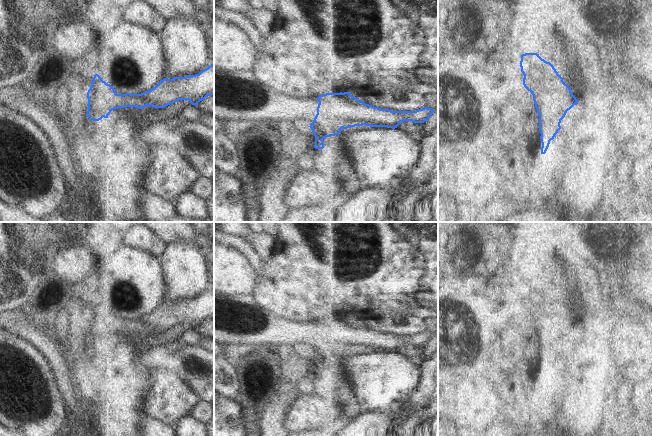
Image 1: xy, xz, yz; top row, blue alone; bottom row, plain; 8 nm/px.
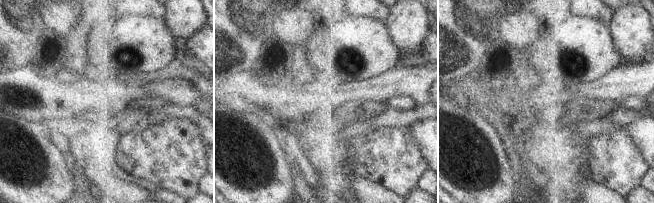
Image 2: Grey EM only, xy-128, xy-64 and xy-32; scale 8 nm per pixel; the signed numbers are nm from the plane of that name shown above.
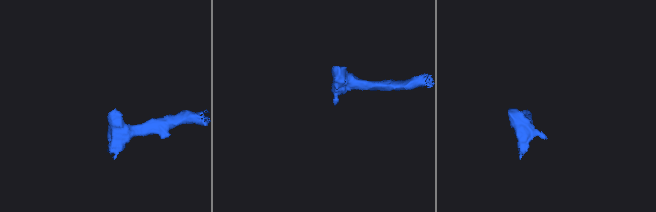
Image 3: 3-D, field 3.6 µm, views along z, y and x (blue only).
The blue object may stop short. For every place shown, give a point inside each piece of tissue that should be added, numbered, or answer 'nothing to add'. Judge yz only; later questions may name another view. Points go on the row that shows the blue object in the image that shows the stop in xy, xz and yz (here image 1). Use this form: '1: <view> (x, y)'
nothing to add

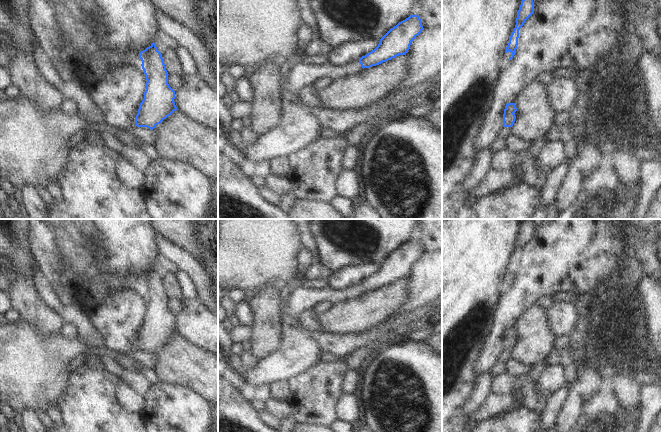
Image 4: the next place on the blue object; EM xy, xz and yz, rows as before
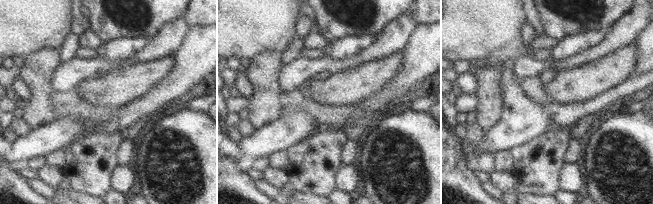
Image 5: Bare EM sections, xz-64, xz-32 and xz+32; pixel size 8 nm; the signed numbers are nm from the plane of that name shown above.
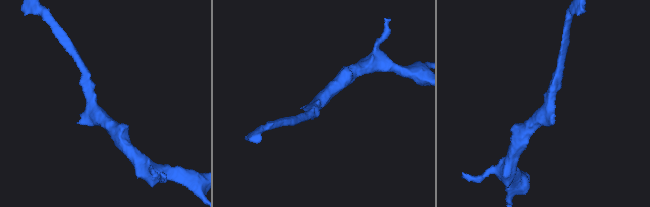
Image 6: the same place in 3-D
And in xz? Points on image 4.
1: xz (300, 75)

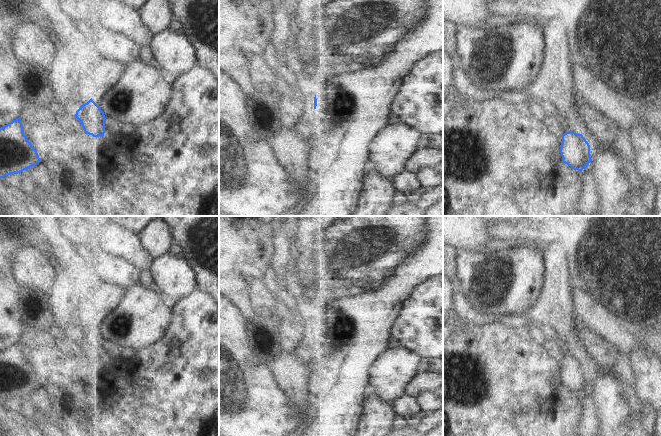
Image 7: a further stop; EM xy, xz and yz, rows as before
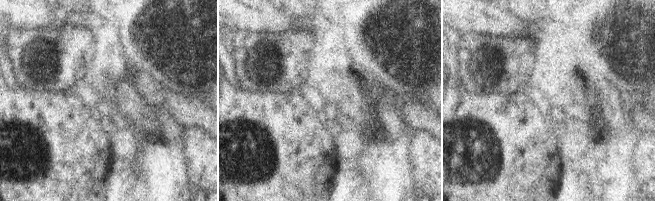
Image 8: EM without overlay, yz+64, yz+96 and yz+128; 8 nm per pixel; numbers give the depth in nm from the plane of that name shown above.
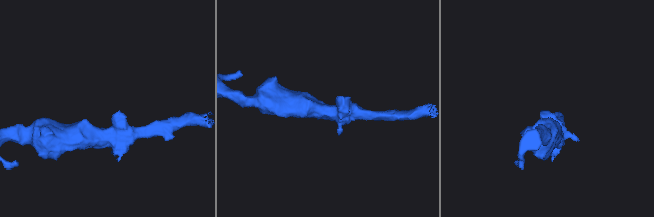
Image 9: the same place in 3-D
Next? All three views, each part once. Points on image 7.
nothing to add

